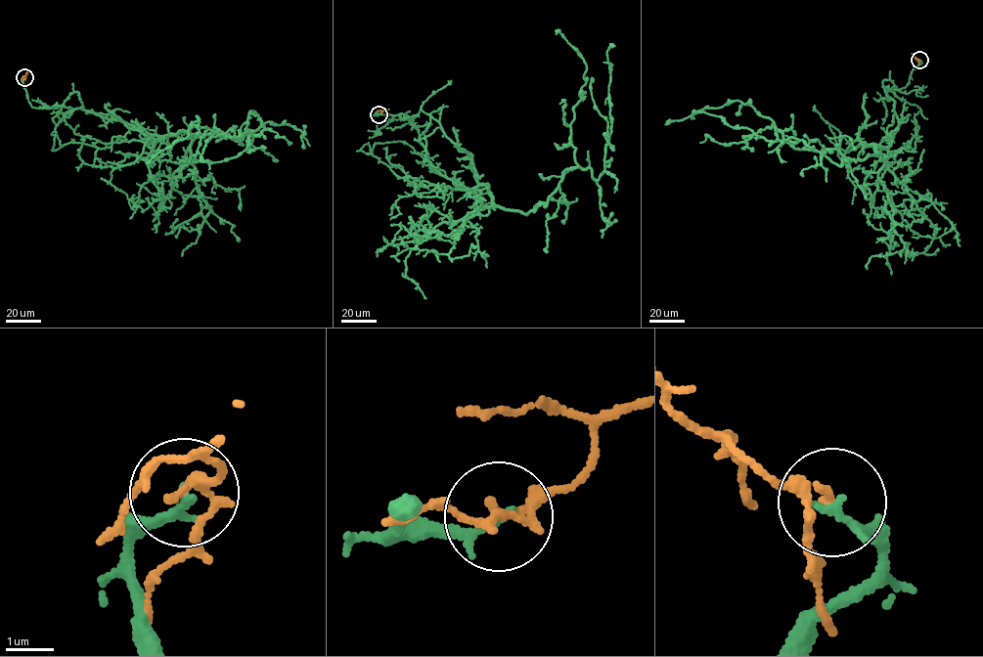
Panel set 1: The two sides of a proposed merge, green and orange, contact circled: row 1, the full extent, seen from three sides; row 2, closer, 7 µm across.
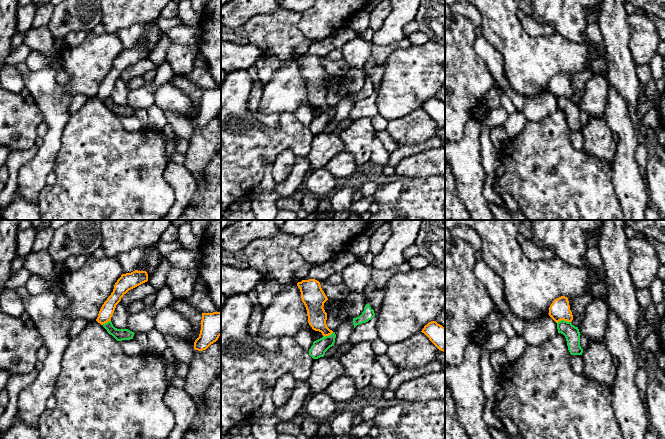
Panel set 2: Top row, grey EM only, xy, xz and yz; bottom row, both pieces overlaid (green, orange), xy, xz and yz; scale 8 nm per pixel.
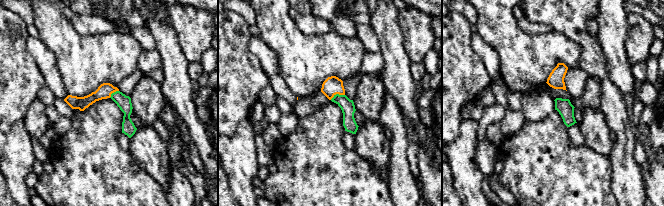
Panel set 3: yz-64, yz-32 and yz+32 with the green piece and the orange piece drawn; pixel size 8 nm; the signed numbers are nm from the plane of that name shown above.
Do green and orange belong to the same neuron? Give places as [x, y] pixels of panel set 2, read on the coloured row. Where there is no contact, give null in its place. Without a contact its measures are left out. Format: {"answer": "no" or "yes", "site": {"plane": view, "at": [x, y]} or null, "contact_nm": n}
{"answer": "no", "site": {"plane": "yz", "at": [563, 320]}, "contact_nm": 110}

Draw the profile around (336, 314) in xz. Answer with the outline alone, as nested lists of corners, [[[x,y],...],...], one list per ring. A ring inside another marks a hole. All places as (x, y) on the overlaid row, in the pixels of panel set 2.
[[[330,300],[329,309],[327,311],[327,327],[335,332],[340,324],[349,319],[350,316],[345,309],[343,302],[340,300]]]

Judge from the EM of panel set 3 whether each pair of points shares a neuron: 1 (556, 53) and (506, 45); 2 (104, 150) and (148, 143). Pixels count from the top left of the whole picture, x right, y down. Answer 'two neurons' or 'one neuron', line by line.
1: one neuron
2: two neurons

